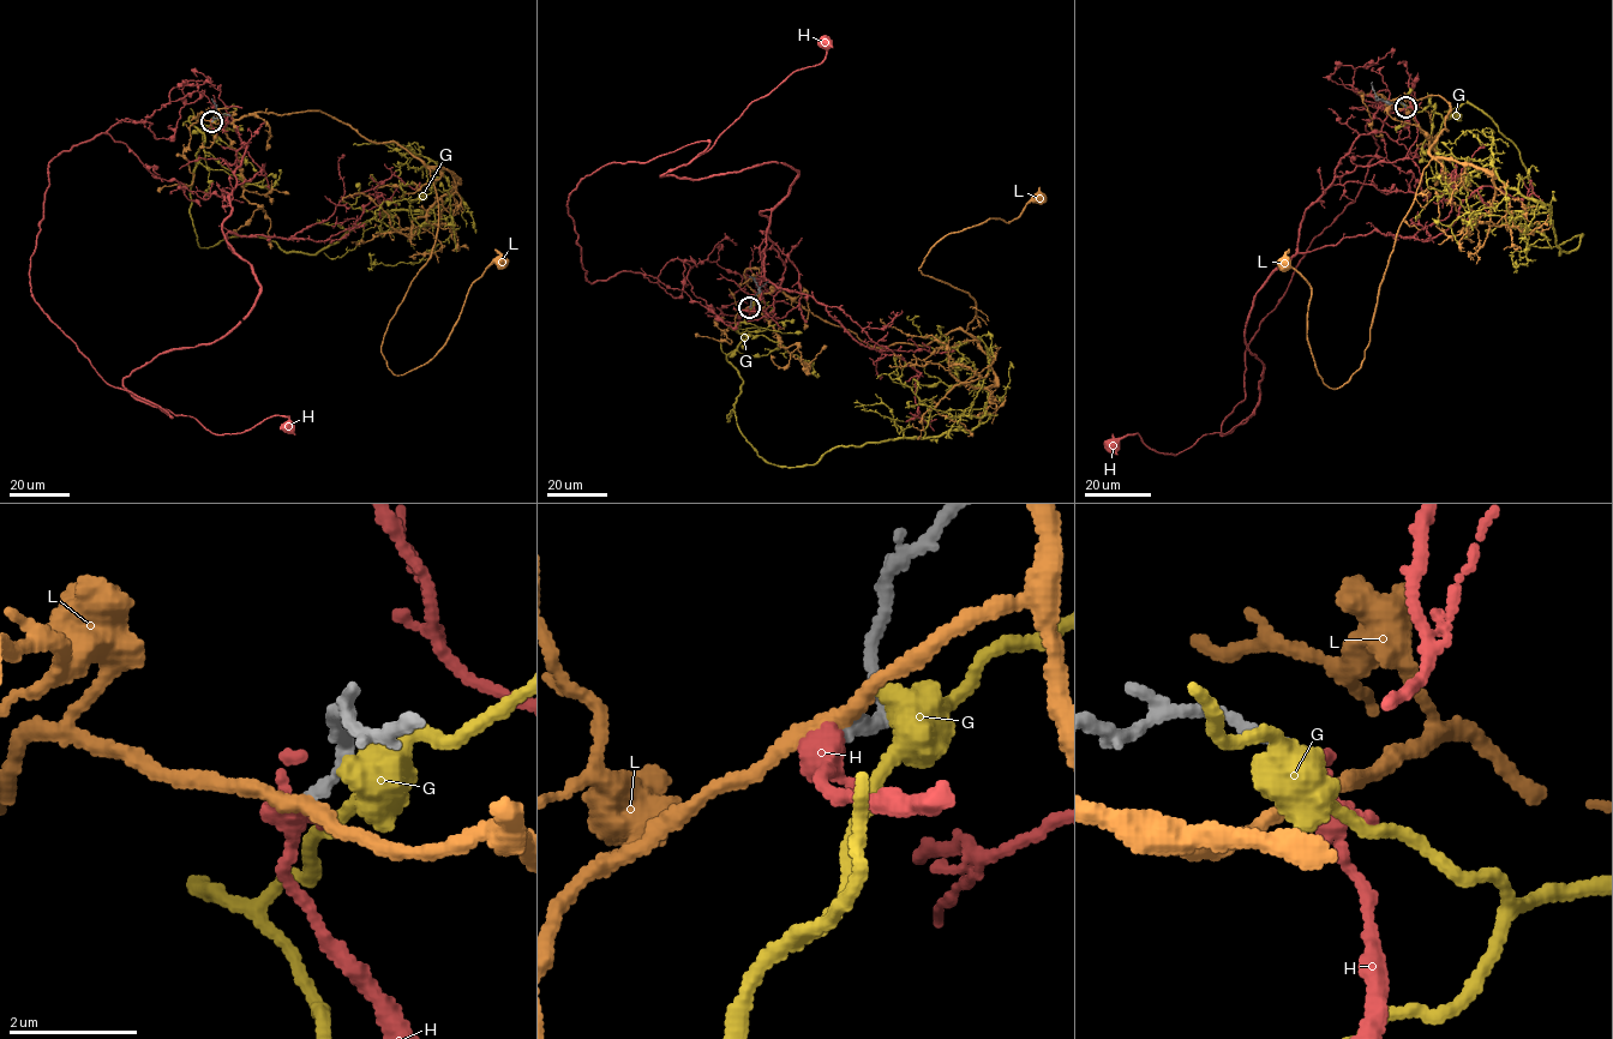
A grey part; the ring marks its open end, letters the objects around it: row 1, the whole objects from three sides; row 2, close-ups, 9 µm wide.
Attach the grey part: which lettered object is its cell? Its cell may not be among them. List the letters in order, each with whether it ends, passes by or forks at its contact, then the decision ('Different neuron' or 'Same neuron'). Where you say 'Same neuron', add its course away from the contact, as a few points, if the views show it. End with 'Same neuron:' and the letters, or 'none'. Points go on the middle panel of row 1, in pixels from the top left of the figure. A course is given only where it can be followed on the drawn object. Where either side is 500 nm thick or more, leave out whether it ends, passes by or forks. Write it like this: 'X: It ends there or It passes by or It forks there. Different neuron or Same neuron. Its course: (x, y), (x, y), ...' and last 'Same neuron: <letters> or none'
G: It forks there. Different neuron
H: It passes by. Different neuron
L: It passes by. Different neuron
Same neuron: none

